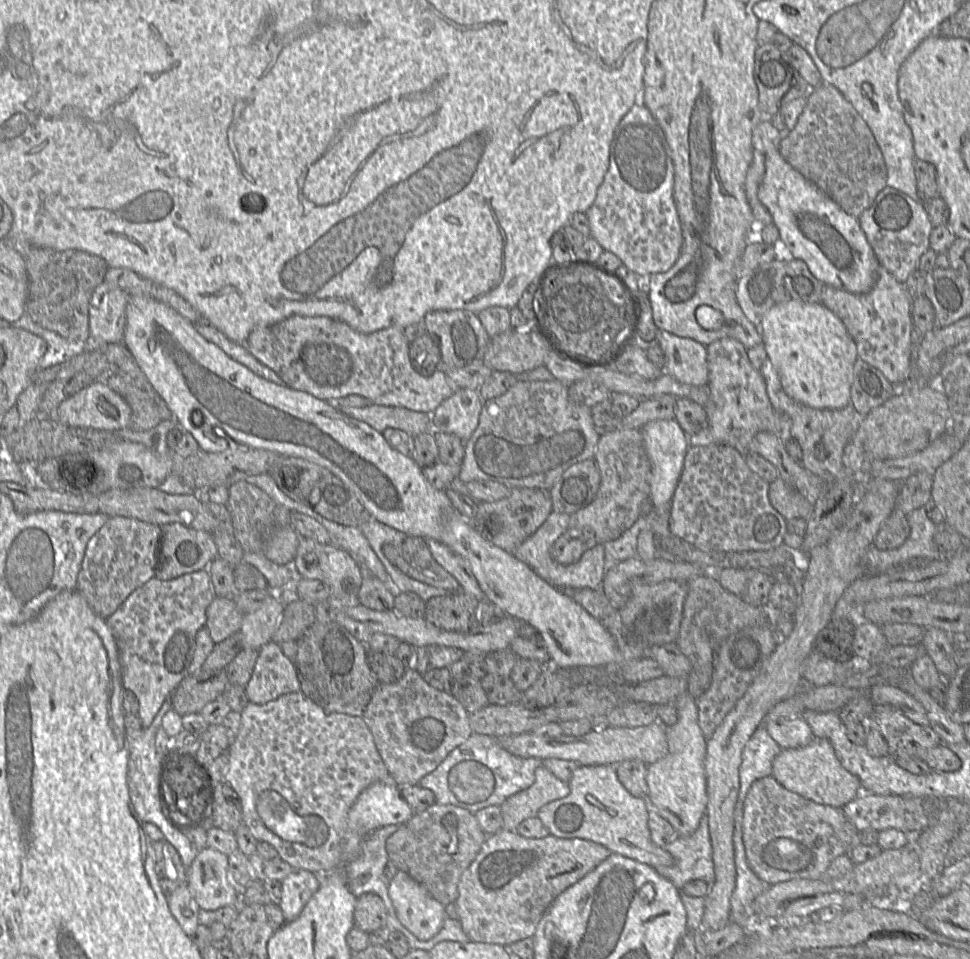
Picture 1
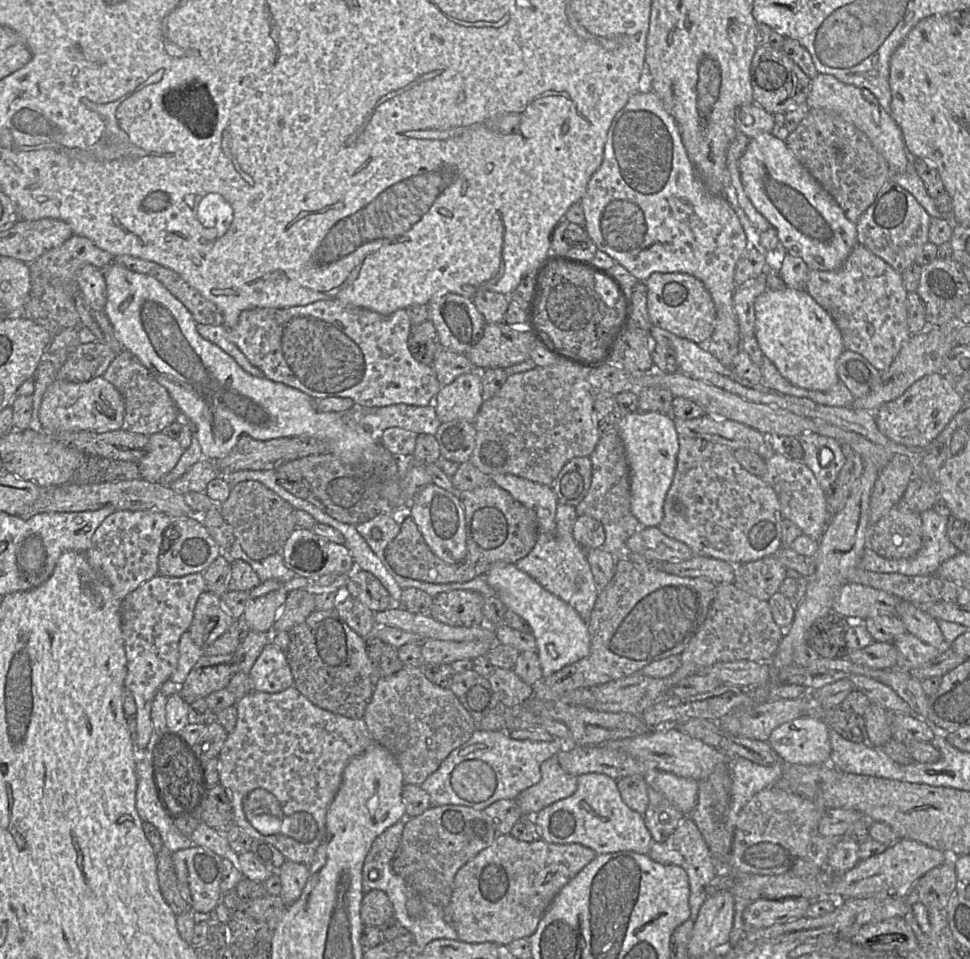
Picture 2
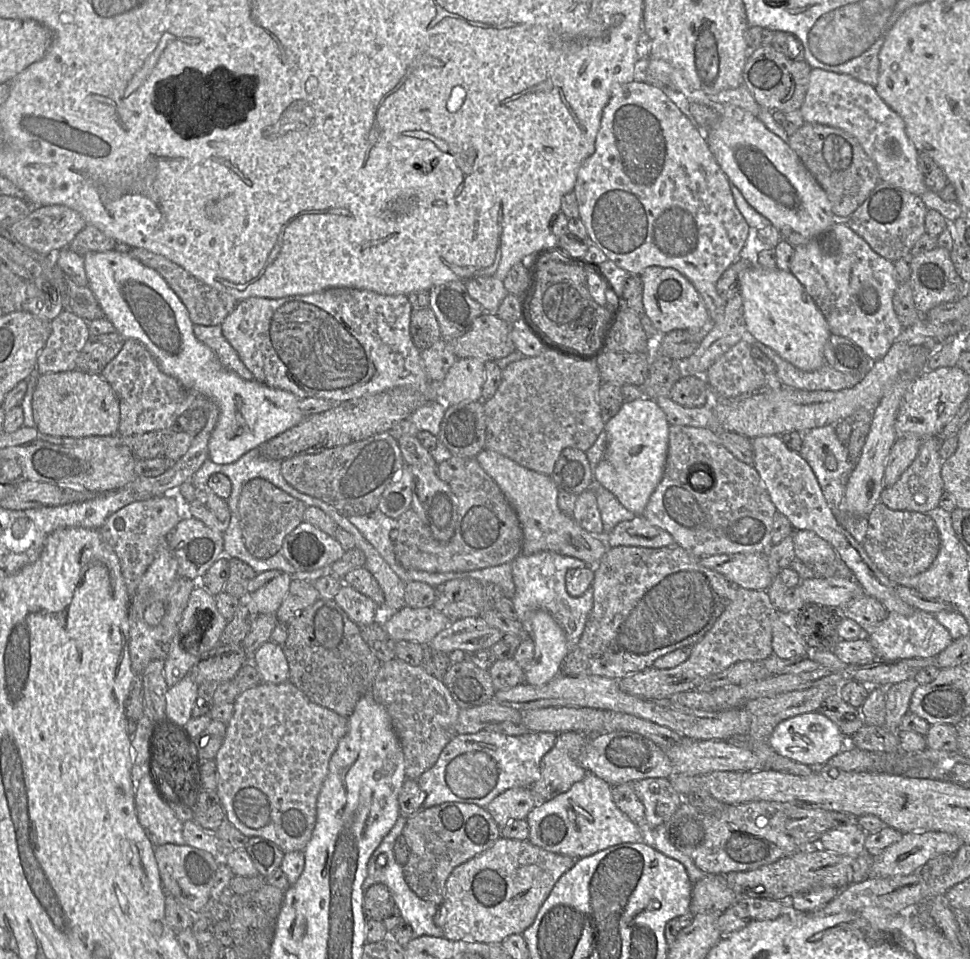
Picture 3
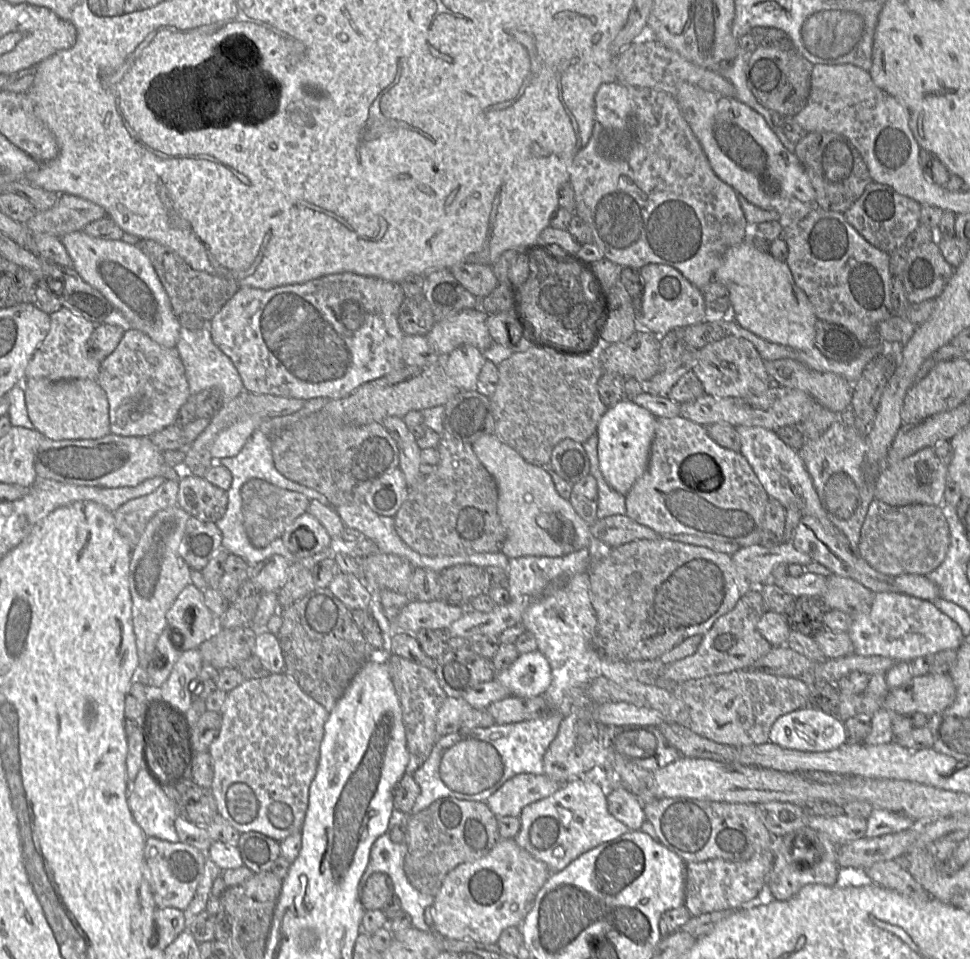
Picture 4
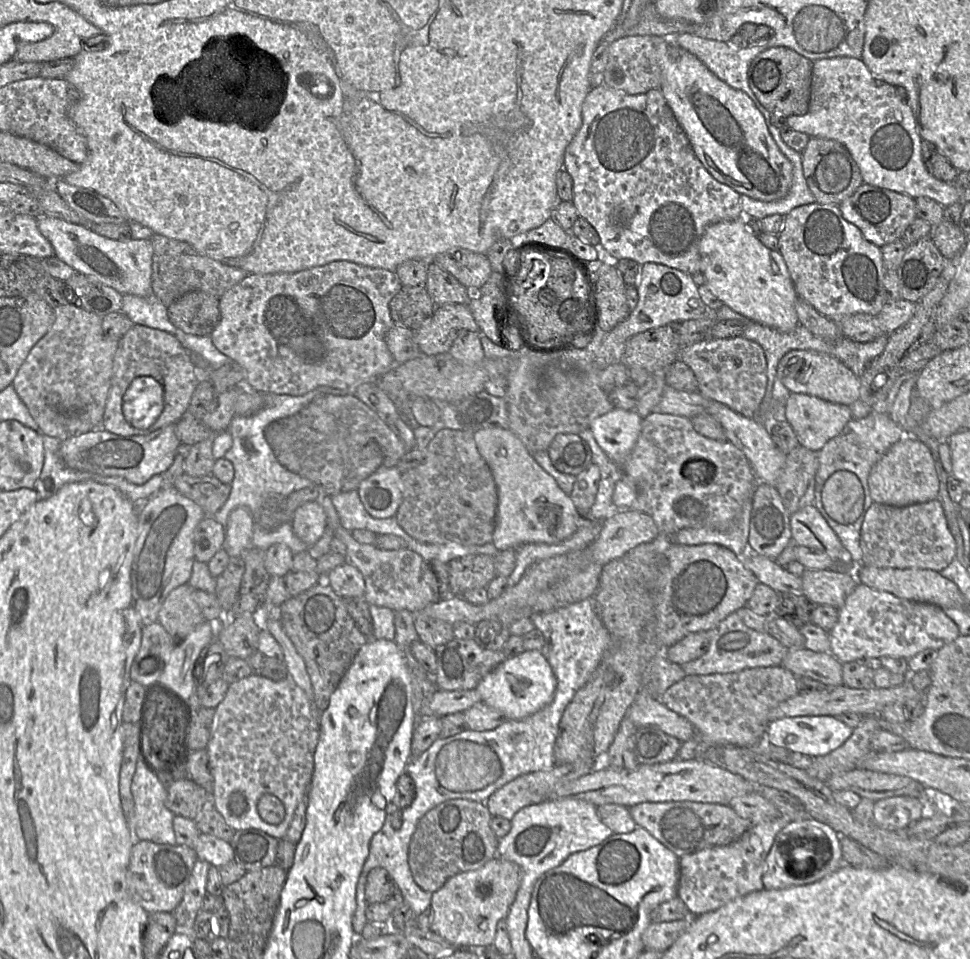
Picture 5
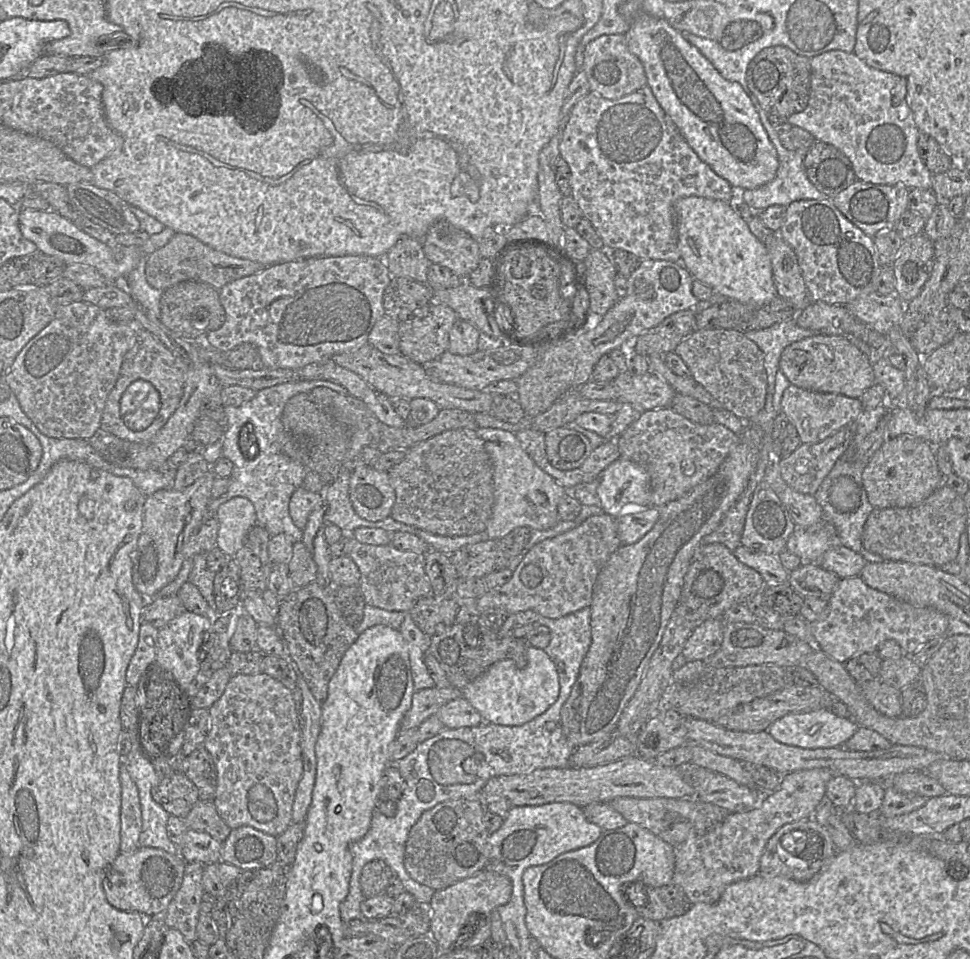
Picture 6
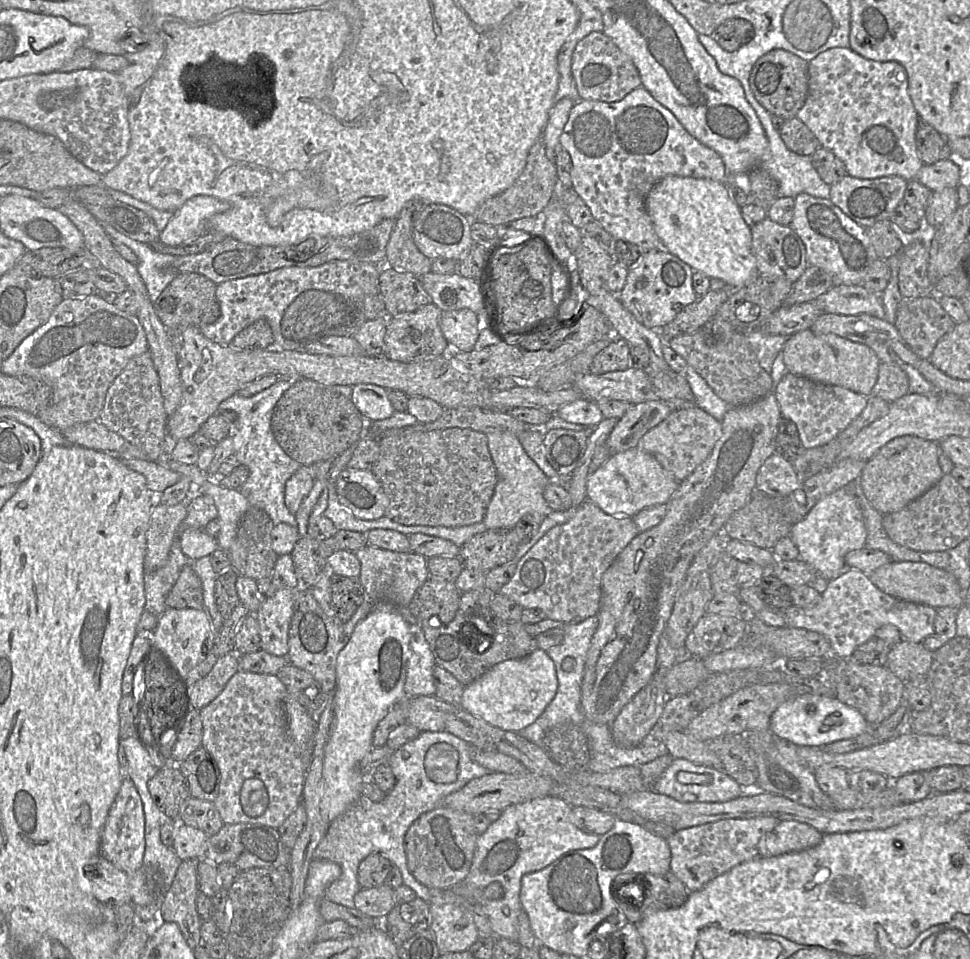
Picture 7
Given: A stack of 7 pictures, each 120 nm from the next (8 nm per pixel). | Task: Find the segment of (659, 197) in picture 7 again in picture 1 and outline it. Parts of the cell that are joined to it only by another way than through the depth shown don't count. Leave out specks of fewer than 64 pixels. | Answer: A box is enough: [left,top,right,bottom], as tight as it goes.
[762,300,857,409]

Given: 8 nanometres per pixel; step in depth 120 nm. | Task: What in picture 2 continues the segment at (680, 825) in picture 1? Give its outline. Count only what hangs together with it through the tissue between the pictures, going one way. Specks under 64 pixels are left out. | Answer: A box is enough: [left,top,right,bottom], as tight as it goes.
[649,770,699,816]

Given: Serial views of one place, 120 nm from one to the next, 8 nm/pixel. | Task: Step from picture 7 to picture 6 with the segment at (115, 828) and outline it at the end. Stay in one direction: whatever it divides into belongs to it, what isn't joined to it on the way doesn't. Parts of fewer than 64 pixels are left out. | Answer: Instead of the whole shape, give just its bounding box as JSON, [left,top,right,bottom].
[120,764,142,853]

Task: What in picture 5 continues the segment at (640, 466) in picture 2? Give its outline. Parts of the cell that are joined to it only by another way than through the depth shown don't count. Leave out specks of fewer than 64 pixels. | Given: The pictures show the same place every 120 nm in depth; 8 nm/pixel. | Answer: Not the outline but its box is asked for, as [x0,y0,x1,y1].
[590,408,642,467]

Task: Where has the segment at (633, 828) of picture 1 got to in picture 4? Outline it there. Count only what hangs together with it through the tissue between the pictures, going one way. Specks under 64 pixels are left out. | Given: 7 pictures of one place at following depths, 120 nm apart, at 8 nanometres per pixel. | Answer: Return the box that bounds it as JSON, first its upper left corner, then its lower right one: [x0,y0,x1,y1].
[514,778,630,873]

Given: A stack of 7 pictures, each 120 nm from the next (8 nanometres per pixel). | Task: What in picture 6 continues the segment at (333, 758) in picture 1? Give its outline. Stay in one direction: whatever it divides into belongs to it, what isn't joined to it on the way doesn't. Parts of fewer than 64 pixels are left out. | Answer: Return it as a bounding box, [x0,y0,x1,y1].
[203,673,303,837]

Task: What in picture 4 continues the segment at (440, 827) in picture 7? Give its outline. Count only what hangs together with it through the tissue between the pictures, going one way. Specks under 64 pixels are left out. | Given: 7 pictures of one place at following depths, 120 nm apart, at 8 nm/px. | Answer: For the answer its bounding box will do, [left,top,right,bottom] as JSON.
[404,797,501,897]

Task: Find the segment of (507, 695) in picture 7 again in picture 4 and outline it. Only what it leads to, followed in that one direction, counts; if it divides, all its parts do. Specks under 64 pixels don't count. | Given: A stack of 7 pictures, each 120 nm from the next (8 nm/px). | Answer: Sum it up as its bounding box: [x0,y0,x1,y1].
[495,650,552,698]

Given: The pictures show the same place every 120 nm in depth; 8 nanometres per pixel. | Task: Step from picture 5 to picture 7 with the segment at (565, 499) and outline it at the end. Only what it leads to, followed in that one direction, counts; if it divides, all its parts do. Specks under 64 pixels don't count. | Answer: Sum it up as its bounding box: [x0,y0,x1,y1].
[483,432,552,529]

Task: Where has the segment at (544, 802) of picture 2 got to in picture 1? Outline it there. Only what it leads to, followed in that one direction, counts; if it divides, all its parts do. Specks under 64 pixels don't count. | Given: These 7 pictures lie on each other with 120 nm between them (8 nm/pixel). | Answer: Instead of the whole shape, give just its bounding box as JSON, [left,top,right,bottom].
[500,764,569,831]

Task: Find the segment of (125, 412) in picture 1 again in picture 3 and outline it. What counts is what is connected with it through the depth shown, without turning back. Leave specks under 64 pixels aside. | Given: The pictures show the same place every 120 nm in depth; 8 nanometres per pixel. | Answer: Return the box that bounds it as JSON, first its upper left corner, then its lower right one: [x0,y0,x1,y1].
[32,370,119,437]

